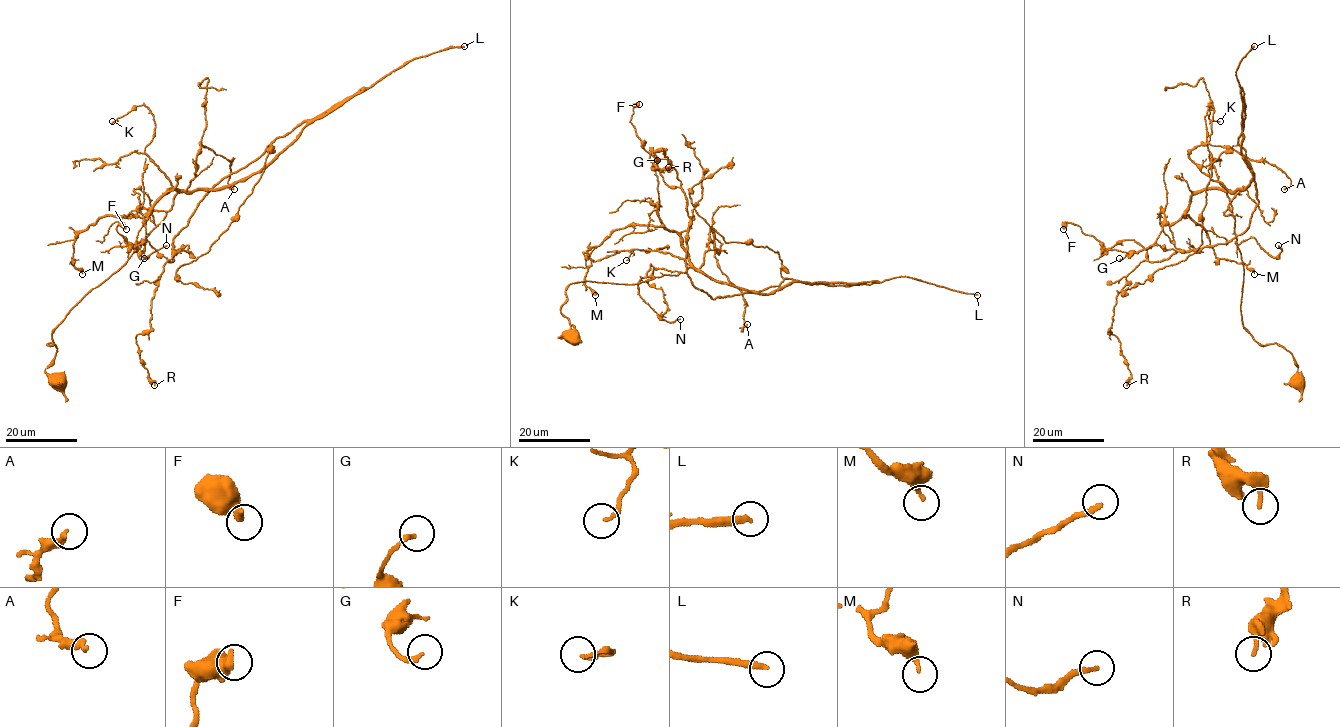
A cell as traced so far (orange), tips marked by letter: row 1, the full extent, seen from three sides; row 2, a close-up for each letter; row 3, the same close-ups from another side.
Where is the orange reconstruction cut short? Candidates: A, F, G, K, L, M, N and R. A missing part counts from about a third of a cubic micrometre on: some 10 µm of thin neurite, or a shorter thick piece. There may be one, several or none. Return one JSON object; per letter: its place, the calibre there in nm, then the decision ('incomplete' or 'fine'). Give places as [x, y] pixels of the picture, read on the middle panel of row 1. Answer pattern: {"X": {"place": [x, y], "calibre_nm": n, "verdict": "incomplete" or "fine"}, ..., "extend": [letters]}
{"A": {"place": [747, 324], "calibre_nm": 300, "verdict": "fine"}, "F": {"place": [639, 104], "calibre_nm": 480, "verdict": "fine"}, "G": {"place": [657, 160], "calibre_nm": 180, "verdict": "fine"}, "K": {"place": [626, 260], "calibre_nm": 170, "verdict": "fine"}, "L": {"place": [977, 295], "calibre_nm": 280, "verdict": "incomplete"}, "M": {"place": [595, 295], "calibre_nm": 260, "verdict": "fine"}, "N": {"place": [680, 319], "calibre_nm": 240, "verdict": "fine"}, "R": {"place": [668, 167], "calibre_nm": 190, "verdict": "fine"}, "extend": ["L"]}

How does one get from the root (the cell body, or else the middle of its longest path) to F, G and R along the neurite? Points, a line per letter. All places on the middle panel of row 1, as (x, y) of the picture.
F: (572, 339), (573, 283), (820, 282), (697, 288), (686, 196), (636, 134), (639, 104)
G: (572, 339), (558, 338), (570, 330), (561, 306), (571, 284), (638, 284), (690, 266), (657, 214), (657, 160)
R: (572, 339), (573, 283), (820, 282), (697, 288), (681, 182), (651, 153), (668, 167)

